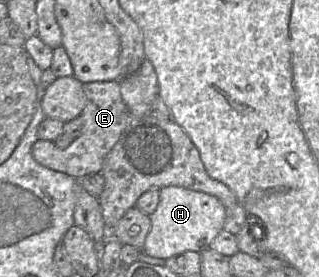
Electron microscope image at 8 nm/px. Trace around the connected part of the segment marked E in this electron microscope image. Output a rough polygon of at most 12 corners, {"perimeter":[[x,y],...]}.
{"perimeter":[[119,80],[85,83],[81,135],[37,140],[37,163],[74,178],[101,171],[130,119]]}

